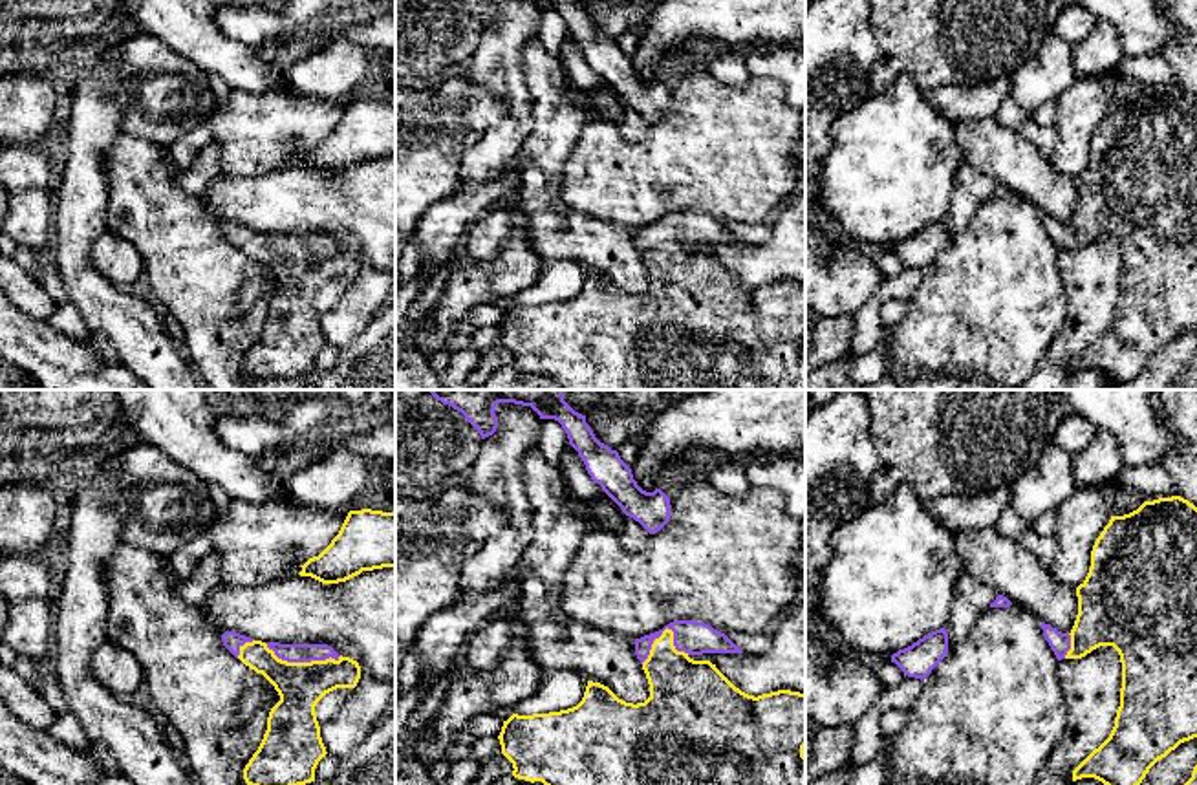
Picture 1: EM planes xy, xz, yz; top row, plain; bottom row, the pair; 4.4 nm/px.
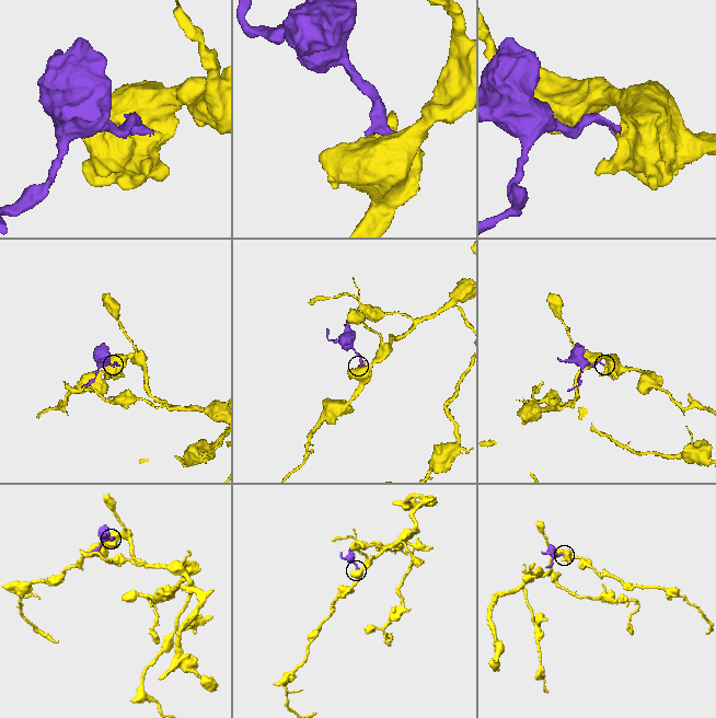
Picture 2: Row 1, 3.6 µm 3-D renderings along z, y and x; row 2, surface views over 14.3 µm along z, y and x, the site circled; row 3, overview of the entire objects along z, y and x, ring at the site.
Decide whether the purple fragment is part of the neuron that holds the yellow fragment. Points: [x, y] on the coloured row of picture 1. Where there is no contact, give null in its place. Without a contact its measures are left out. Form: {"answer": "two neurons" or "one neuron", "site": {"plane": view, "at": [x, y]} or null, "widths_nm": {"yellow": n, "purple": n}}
{"answer": "one neuron", "site": {"plane": "xy", "at": [302, 663]}, "widths_nm": {"yellow": 200, "purple": 80}}

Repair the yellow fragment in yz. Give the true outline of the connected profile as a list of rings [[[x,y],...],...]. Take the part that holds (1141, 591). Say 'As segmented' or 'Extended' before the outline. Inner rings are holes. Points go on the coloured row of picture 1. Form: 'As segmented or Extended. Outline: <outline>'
Extended. Outline: [[[1181,496],[1159,498],[1144,501],[1137,511],[1124,516],[1111,516],[1096,538],[1091,551],[1091,567],[1085,580],[1076,587],[1078,615],[1069,633],[1062,633],[1051,624],[1041,622],[1043,637],[1054,651],[1056,659],[1082,659],[1100,646],[1113,646],[1122,662],[1120,706],[1116,710],[1115,726],[1109,737],[1095,748],[1074,770],[1073,781],[1095,778],[1104,785],[1140,785],[1149,769],[1181,743],[1197,737],[1197,507]]]

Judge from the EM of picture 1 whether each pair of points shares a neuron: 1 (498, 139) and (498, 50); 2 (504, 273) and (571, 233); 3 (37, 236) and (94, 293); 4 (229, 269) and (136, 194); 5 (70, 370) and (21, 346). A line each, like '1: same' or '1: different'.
1: same
2: different
3: different
4: same
5: same

